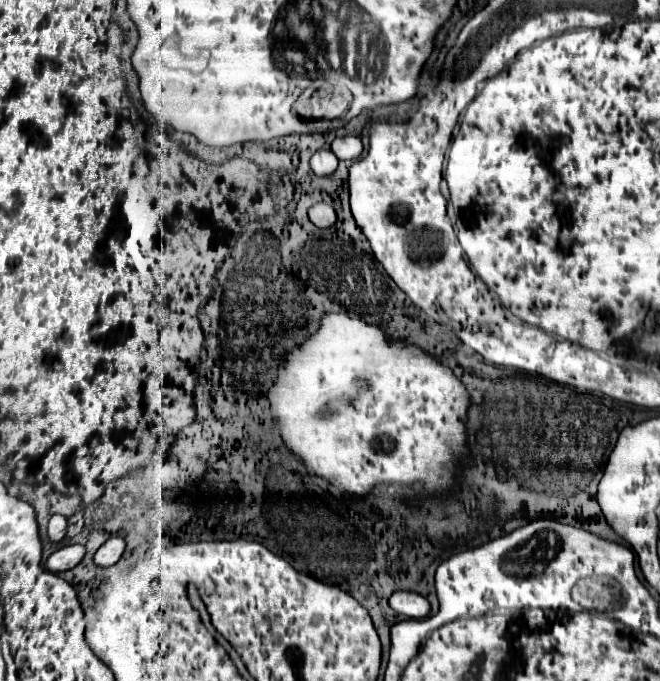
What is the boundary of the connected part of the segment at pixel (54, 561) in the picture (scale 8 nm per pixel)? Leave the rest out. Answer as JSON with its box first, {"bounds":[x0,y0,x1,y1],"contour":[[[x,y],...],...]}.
{"bounds":[46,545,84,573],"contour":[[[68,545],[62,547],[58,551],[54,551],[48,559],[46,559],[46,569],[52,573],[58,571],[68,571],[72,567],[76,567],[84,557],[84,547],[82,545]]]}

